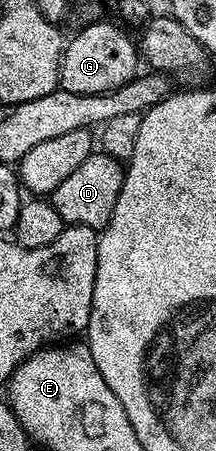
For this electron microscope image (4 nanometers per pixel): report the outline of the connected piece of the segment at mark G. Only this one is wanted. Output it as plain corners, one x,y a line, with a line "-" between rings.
91,20
86,23
80,34
70,35
69,41
63,47
63,63
59,65
59,83
62,89
69,92
77,92
78,94
107,94
110,90
116,90
136,77
135,70
141,66
141,54
131,43
131,38
119,26
114,26
111,22
103,22
104,20

